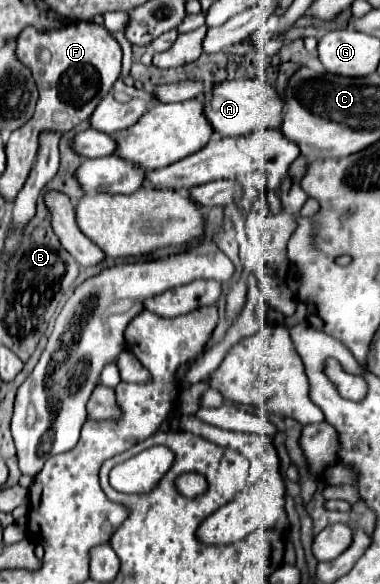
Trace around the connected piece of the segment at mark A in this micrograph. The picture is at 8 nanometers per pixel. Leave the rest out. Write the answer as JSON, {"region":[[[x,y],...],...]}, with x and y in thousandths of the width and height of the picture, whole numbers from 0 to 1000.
{"region":[[[613,137],[613,140],[571,140],[539,161],[518,168],[534,178],[534,195],[592,236],[650,233],[676,219],[734,219],[739,195],[745,195],[745,171],[724,158],[718,147],[687,137]]]}

